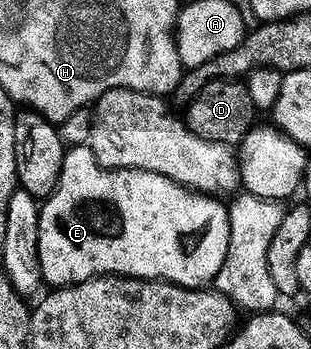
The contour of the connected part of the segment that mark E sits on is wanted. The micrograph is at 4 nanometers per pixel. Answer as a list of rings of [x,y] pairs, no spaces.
[[[73,145],[65,153],[54,192],[39,203],[38,260],[41,279],[49,287],[59,288],[98,278],[101,274],[123,274],[129,278],[158,278],[179,286],[207,287],[222,268],[222,260],[226,260],[230,244],[228,206],[218,199],[190,190],[158,172],[105,170],[96,163],[88,145]]]

